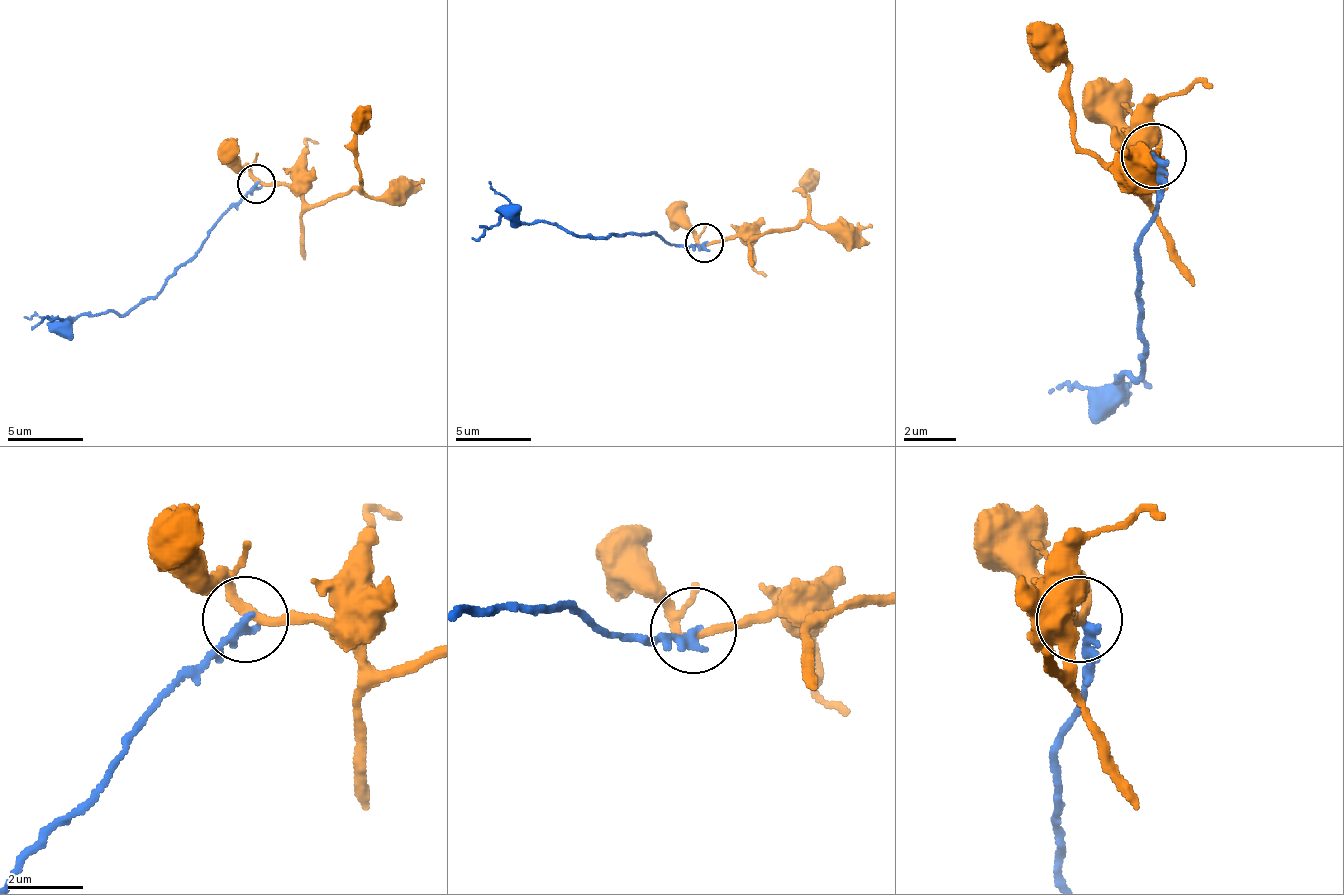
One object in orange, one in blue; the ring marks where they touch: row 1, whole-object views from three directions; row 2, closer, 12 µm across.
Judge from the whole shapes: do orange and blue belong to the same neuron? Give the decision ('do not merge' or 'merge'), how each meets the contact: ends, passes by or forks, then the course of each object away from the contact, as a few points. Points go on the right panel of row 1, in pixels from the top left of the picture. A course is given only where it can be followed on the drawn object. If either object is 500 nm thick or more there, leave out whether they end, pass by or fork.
do not merge | orange passes by | blue ends | orange via (1155, 157), (1149, 157), (1142, 190), (1077, 144), (1071, 60), (1032, 21) | blue via (1155, 157), (1162, 203), (1136, 262), (1142, 346), (1136, 379), (1123, 372), (1110, 392), (1142, 379), (1142, 385)

